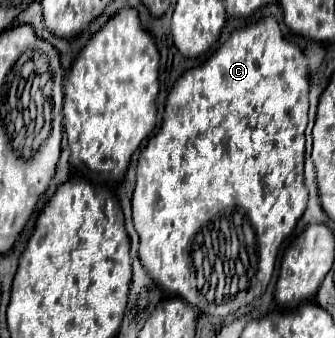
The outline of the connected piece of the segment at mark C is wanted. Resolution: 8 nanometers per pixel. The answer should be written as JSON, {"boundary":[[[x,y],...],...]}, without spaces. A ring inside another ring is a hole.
{"boundary":[[[264,17],[254,25],[236,29],[228,41],[200,67],[188,69],[172,87],[166,99],[166,115],[162,119],[160,131],[148,141],[138,159],[138,181],[132,195],[132,213],[134,227],[140,235],[140,261],[148,275],[160,283],[160,287],[174,295],[182,297],[190,305],[198,307],[202,313],[214,317],[226,317],[238,309],[248,307],[256,297],[266,291],[266,285],[272,277],[274,263],[282,241],[290,235],[296,221],[302,217],[308,201],[308,191],[304,185],[304,131],[308,125],[308,59],[302,49],[284,39],[278,21],[274,17]]]}

